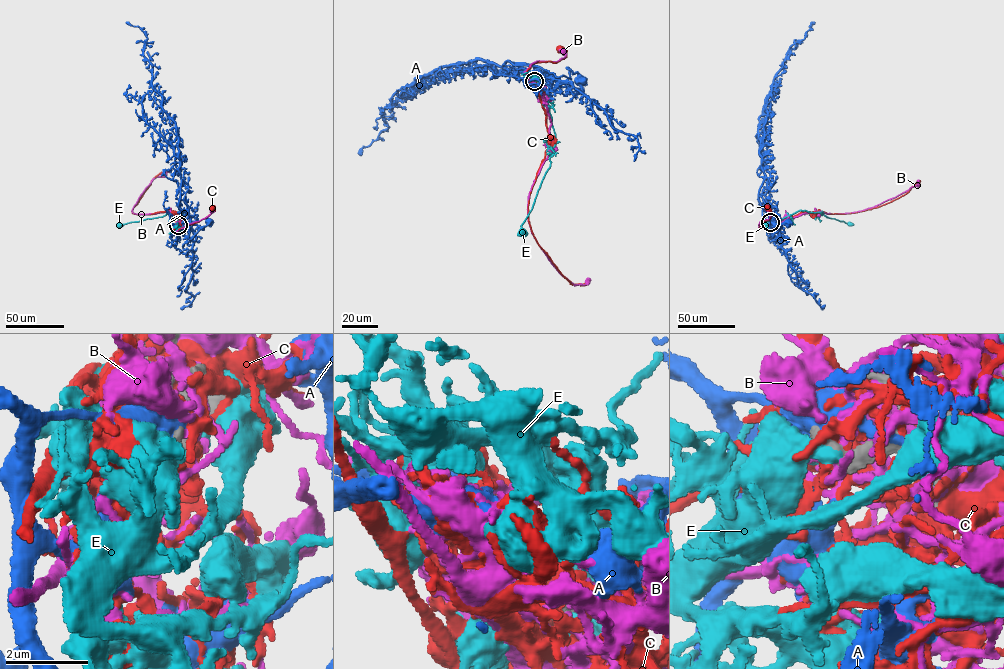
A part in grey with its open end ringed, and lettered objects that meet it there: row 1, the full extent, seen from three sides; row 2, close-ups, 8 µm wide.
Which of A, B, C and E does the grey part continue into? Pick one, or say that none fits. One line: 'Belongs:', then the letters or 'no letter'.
Belongs: no letter

